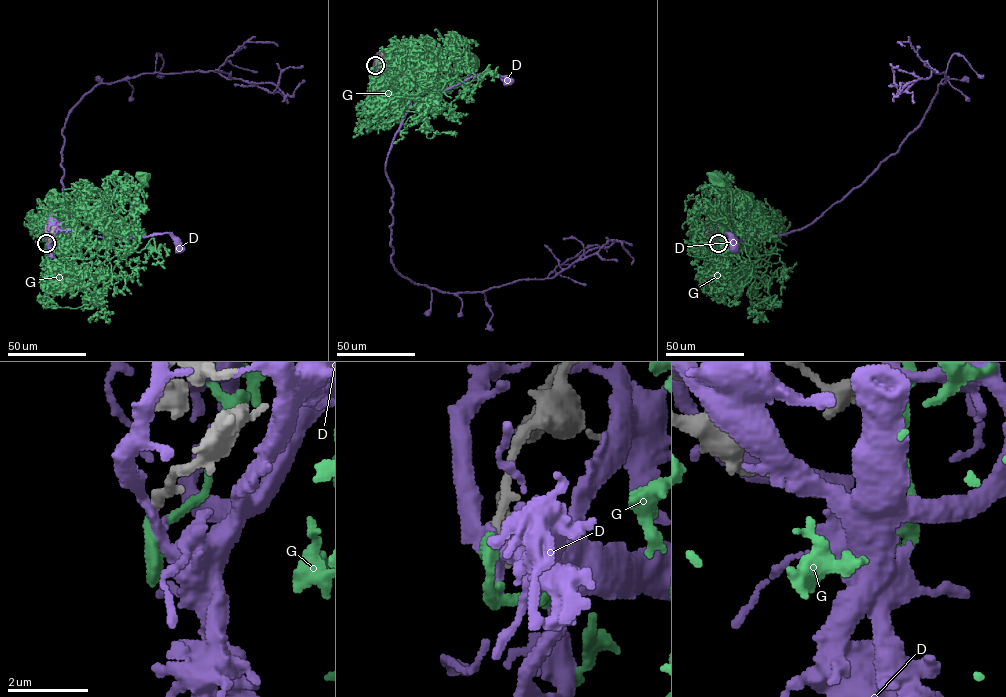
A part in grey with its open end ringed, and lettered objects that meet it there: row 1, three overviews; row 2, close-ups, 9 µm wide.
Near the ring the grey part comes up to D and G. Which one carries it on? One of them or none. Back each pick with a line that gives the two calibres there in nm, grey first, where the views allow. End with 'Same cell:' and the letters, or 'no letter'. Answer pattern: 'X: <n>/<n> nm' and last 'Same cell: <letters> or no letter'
G: 240/320 nm
Same cell: G

